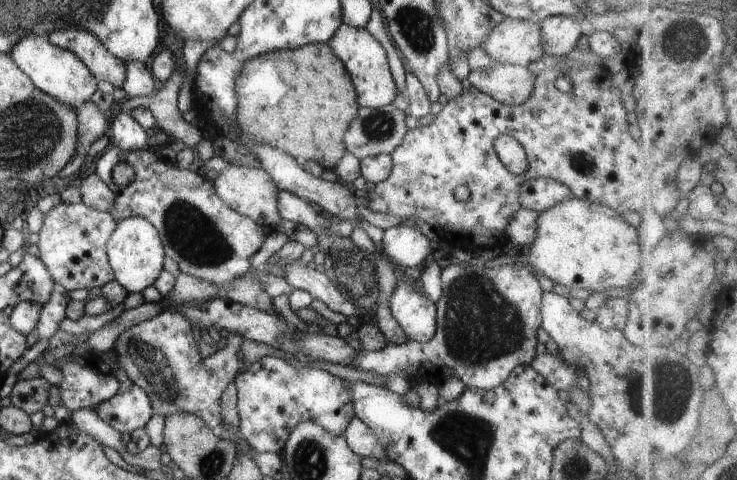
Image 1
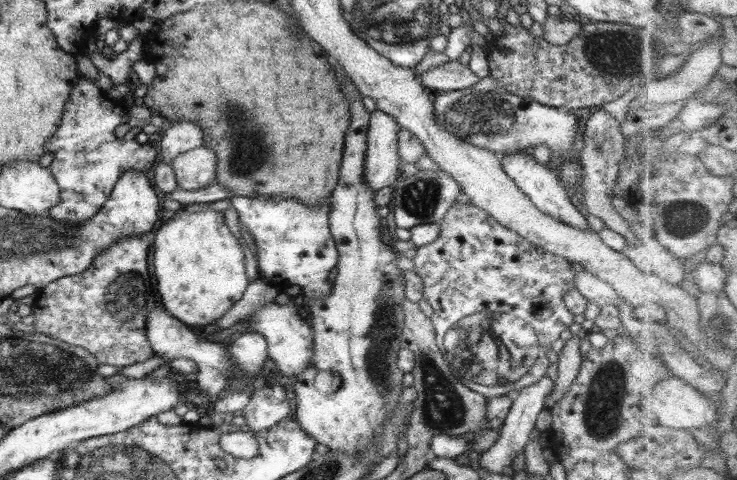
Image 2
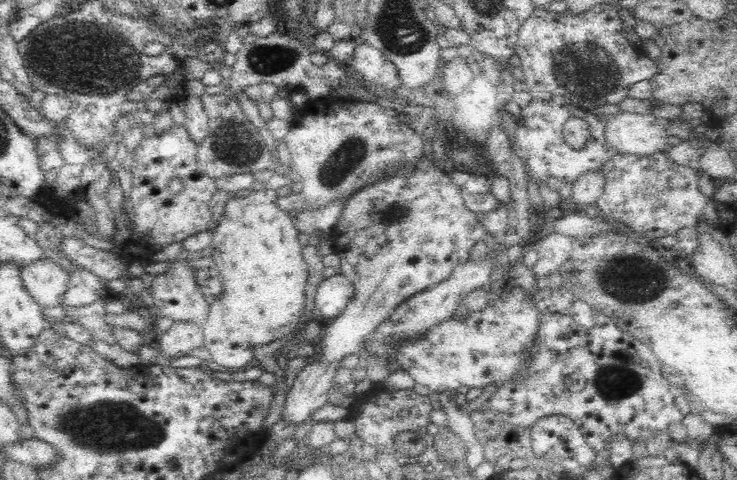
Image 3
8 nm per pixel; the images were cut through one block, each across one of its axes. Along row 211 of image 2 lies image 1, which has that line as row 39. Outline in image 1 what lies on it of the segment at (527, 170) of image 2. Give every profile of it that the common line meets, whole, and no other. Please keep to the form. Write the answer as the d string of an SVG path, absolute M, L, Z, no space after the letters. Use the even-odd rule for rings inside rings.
M560 14L541 20L540 34L544 42L544 52L550 56L569 56L576 48L582 34L588 32L587 23L580 24L576 18Z

